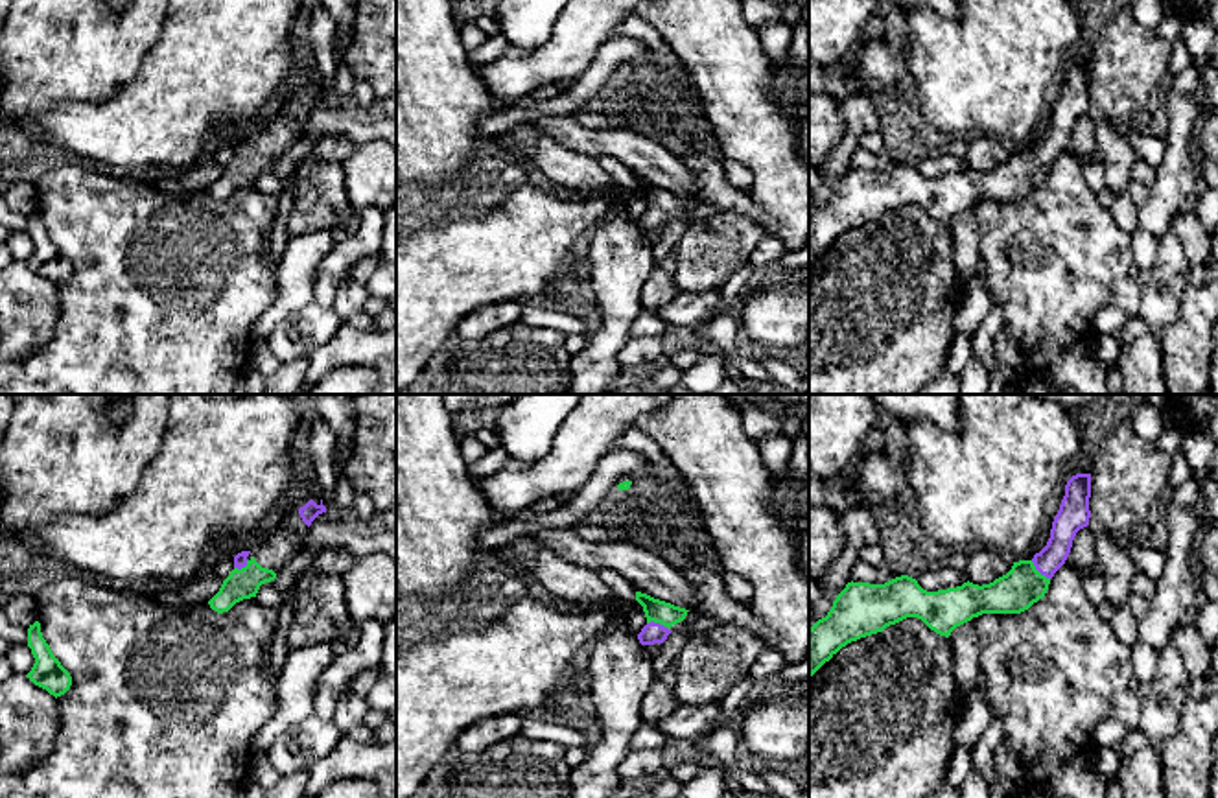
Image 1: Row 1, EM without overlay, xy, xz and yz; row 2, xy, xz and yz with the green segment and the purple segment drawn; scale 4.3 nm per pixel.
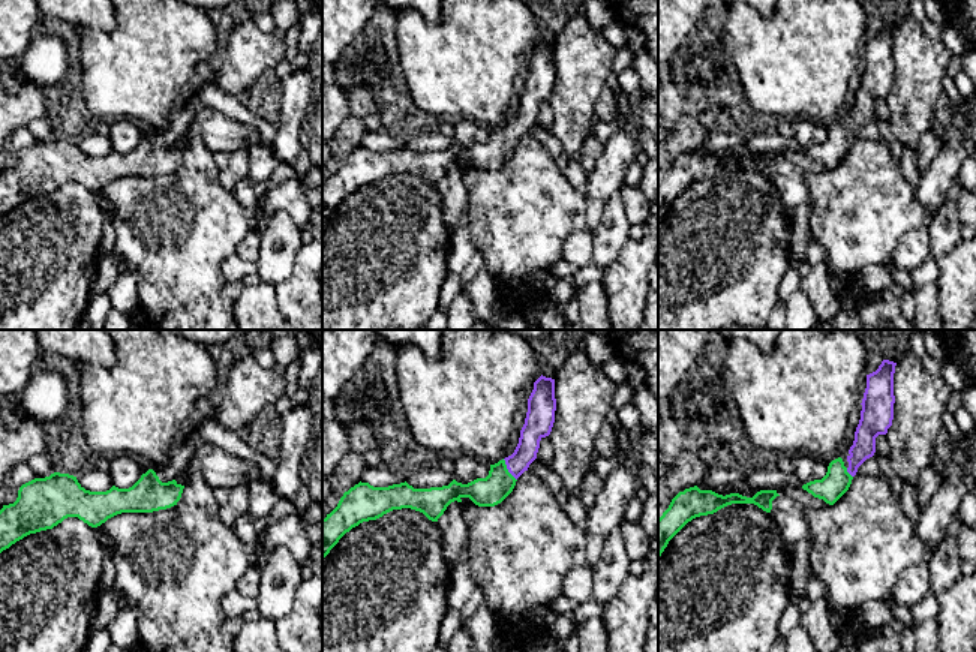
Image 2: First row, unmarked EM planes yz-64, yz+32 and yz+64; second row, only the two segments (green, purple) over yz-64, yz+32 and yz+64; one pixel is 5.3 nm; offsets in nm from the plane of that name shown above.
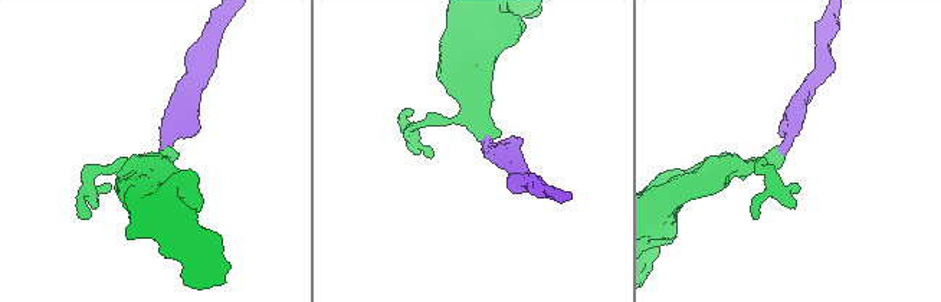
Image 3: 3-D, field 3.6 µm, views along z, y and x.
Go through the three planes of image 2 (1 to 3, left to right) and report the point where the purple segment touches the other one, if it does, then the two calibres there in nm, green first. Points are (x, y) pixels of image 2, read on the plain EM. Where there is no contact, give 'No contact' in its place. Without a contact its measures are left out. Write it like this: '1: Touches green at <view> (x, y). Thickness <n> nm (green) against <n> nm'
1: No contact
2: Touches green at yz+32 (507, 134). Thickness 160 nm (green) against 120 nm
3: Touches green at yz+64 (847, 137). Thickness 150 nm (green) against 130 nm

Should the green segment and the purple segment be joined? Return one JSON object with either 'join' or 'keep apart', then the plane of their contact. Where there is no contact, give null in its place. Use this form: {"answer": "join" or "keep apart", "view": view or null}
{"answer": "join", "view": "yz"}

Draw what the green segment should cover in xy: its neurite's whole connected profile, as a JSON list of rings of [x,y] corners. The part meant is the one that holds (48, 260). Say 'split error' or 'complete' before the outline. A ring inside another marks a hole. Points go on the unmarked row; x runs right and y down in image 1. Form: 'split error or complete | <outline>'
complete | [[[39,208],[28,216],[28,234],[31,236],[35,251],[26,264],[55,286],[64,282],[72,273],[72,264],[53,243],[50,232],[42,225]]]

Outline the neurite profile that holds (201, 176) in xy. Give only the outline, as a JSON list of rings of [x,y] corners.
[[[206,155],[182,173],[160,175],[160,179],[155,184],[170,190],[184,188],[190,192],[199,192],[208,190],[219,179],[221,171],[223,166],[217,164],[210,155]]]

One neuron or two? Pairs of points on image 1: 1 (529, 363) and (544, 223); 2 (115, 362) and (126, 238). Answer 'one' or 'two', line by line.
1: two
2: one

